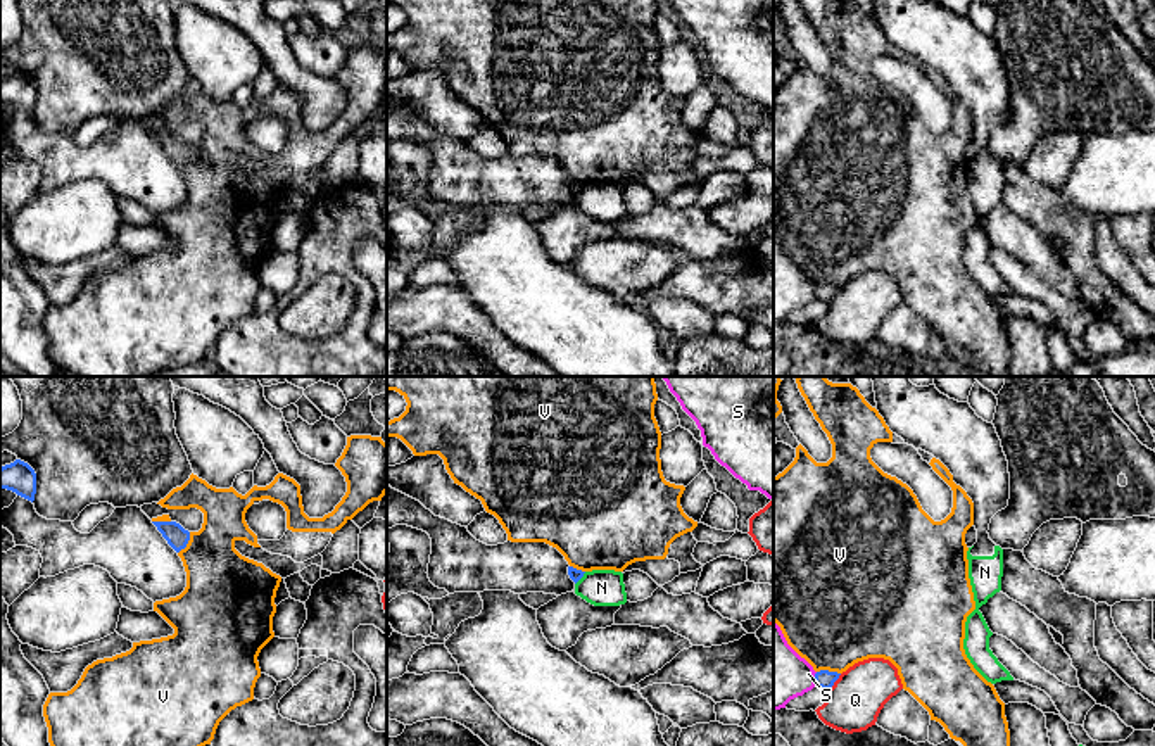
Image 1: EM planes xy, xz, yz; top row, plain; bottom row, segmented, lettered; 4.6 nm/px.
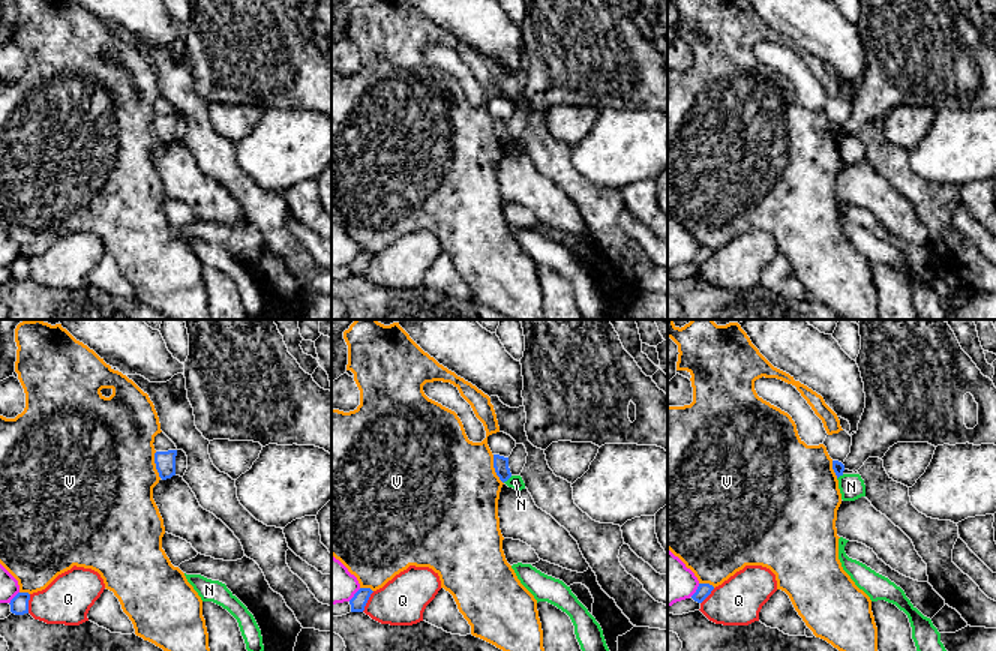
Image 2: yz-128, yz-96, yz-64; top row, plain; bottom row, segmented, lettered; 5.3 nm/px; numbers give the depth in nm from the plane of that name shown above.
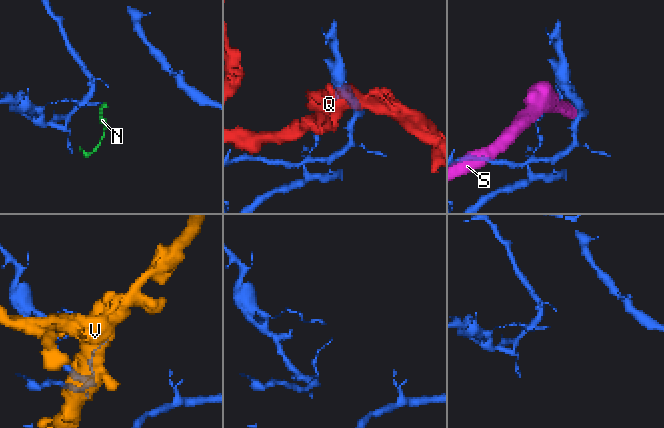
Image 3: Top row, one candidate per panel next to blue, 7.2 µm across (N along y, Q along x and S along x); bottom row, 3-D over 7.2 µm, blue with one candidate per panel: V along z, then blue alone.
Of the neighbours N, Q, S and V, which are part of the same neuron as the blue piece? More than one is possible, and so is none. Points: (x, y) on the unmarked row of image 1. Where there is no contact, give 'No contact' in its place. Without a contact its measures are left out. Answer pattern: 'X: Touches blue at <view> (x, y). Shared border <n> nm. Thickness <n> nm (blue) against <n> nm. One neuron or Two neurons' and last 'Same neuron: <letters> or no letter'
N: Touches blue at xz (580, 190). Shared border 80 nm. Thickness 60 nm (blue) against 180 nm. Two neurons
Q: Touches blue at yz (834, 294). Shared border 100 nm. Thickness 90 nm (blue) against 260 nm. Two neurons
S: Touches blue at yz (815, 292). Shared border 70 nm. Thickness 90 nm (blue) against 280 nm. Two neurons
V: Touches blue at yz (827, 284). Shared border 110 nm. Thickness 90 nm (blue) against 480 nm. Two neurons
Same neuron: no letter

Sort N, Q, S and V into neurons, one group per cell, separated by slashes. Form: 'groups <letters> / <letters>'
groups N / Q / S / V

